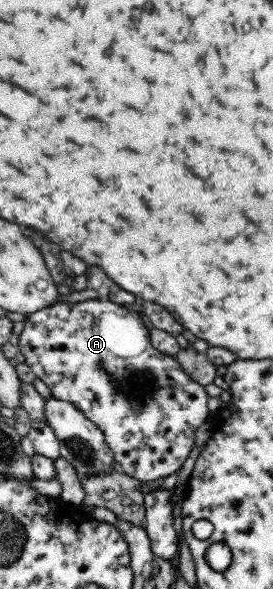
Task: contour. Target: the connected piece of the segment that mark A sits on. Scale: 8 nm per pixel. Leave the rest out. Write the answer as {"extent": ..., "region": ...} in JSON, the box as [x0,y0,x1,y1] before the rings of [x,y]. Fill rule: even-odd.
{"extent":[18,299,211,482],"region":[[[105,299],[87,300],[76,304],[57,302],[51,307],[43,308],[43,310],[28,316],[25,320],[25,329],[20,334],[18,346],[19,352],[25,356],[25,363],[31,367],[31,371],[37,379],[43,380],[52,394],[59,397],[59,400],[71,401],[75,404],[75,407],[104,433],[107,445],[114,454],[114,462],[120,466],[123,472],[141,482],[155,481],[177,472],[185,464],[187,457],[195,451],[196,429],[208,422],[208,416],[211,415],[207,407],[209,395],[207,395],[205,387],[191,379],[175,357],[168,356],[153,348],[149,333],[150,331],[145,327],[140,314],[137,311],[132,311],[128,306],[115,304]]]}

